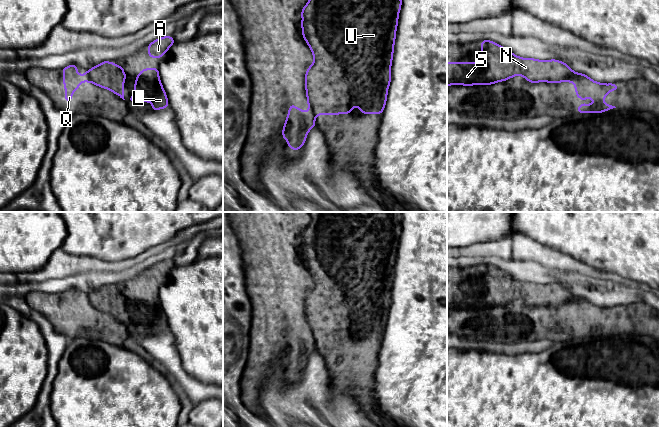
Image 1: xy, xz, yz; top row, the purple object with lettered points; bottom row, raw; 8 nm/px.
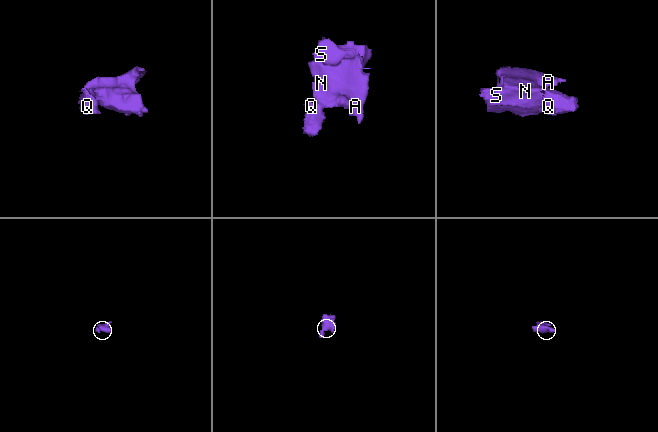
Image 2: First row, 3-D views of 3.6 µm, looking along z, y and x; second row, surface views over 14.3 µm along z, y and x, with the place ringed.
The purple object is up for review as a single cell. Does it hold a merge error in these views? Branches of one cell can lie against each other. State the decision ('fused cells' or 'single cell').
fused cells

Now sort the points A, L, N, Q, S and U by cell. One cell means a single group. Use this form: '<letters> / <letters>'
A L N S U / Q

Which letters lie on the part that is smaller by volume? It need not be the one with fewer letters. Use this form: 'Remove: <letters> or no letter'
Remove: Q

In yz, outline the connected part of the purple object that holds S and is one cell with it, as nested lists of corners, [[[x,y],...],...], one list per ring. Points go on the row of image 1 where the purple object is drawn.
[[[481,40],[480,62],[447,62],[447,86],[492,85],[517,75],[530,83],[561,83],[570,82],[574,73],[555,58],[521,58],[493,41]]]

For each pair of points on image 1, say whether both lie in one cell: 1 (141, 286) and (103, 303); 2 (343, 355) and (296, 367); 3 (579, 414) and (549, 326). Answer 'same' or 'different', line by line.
1: same
2: different
3: different

